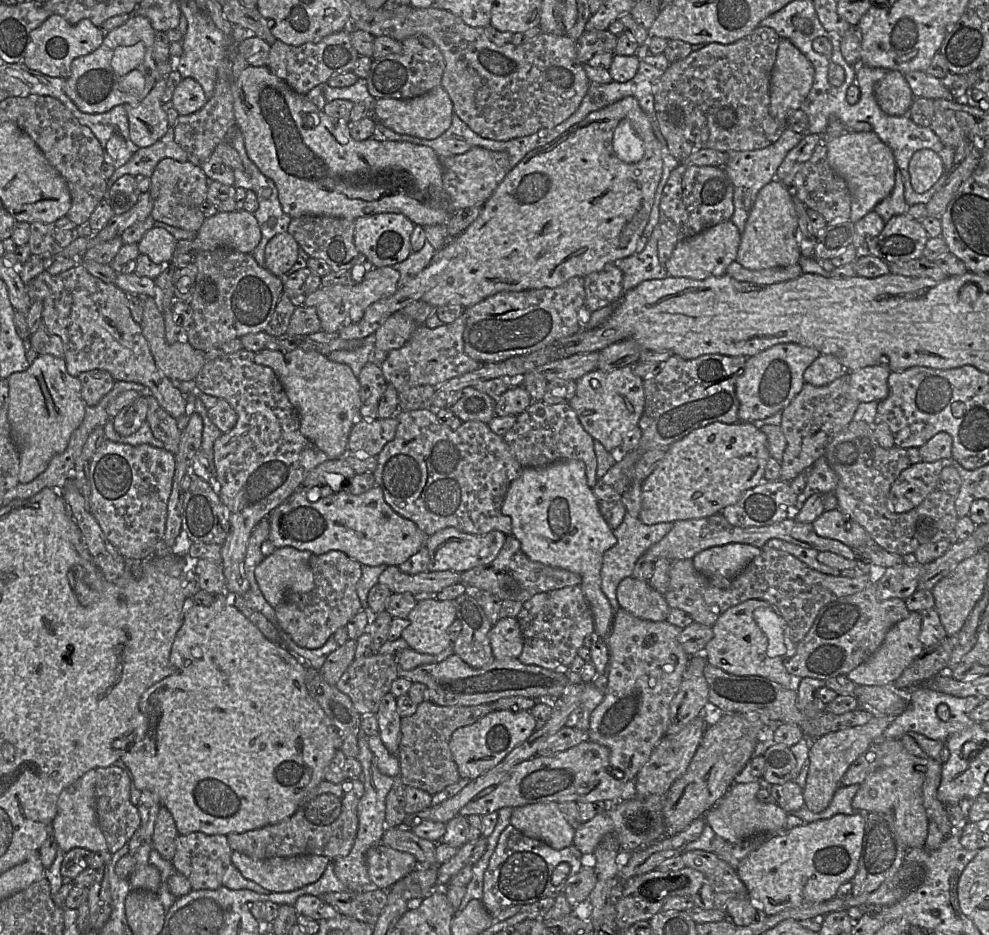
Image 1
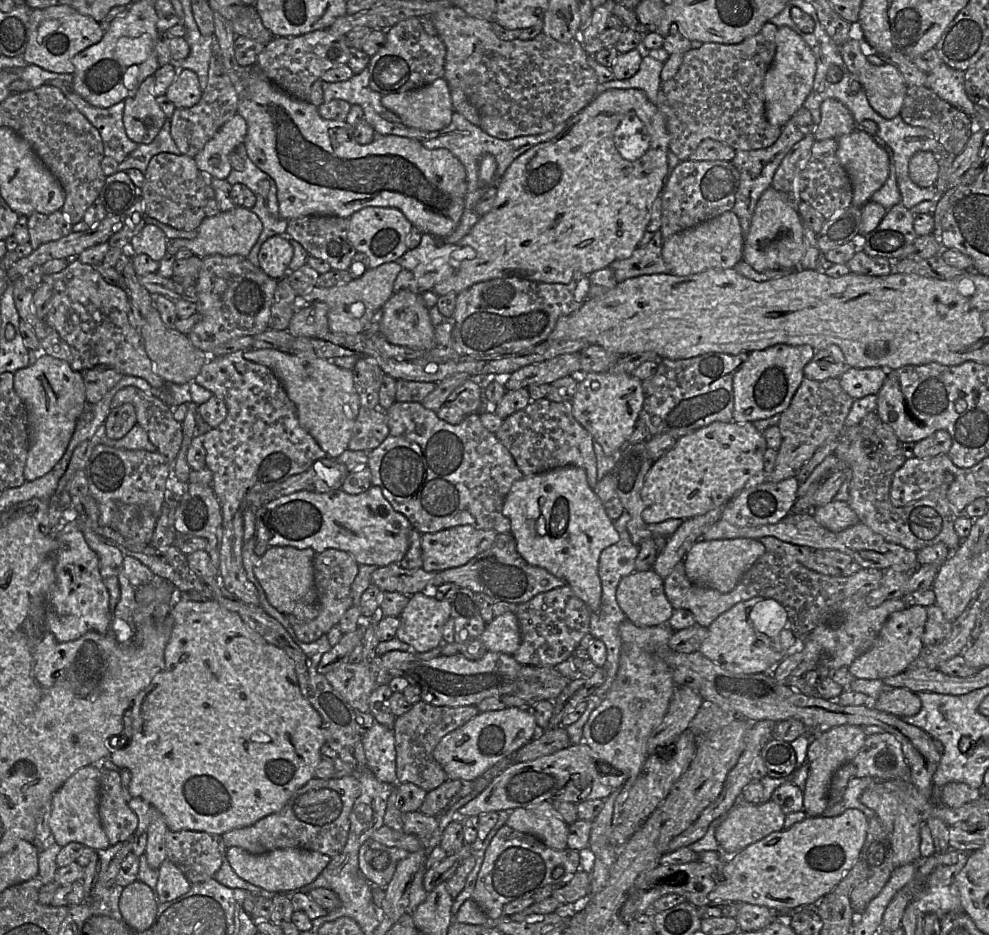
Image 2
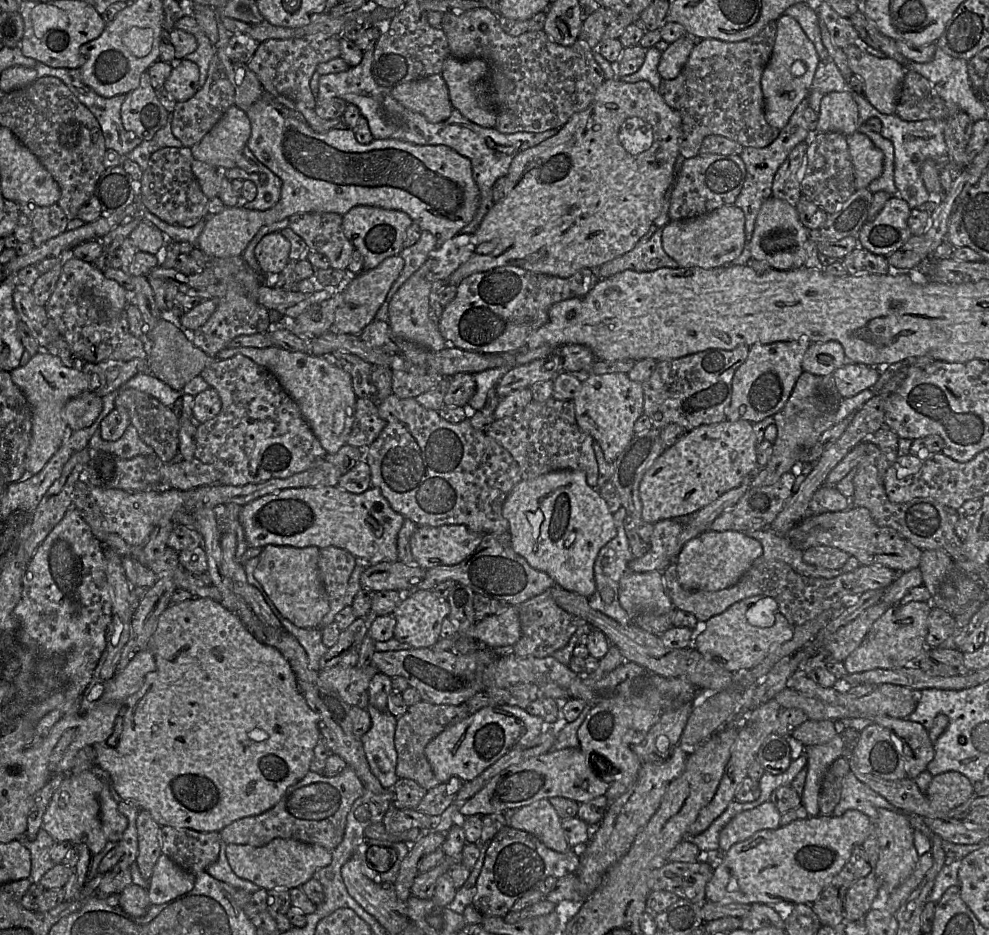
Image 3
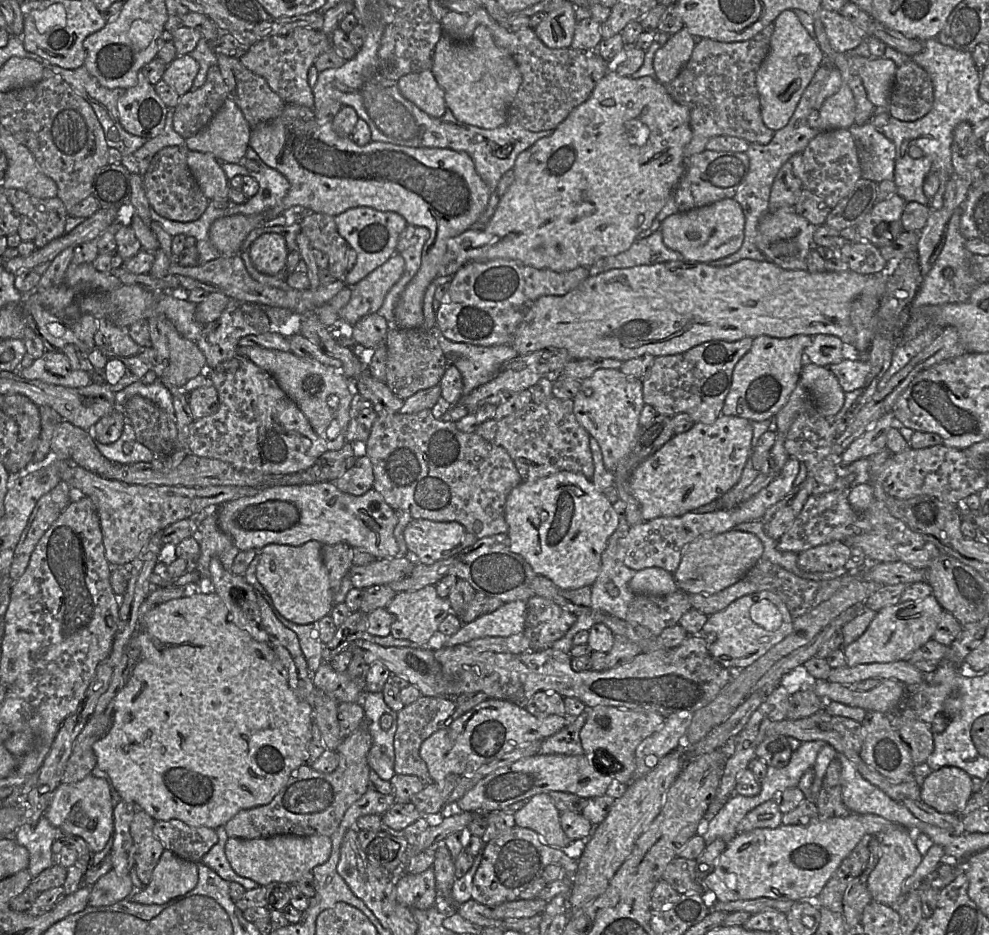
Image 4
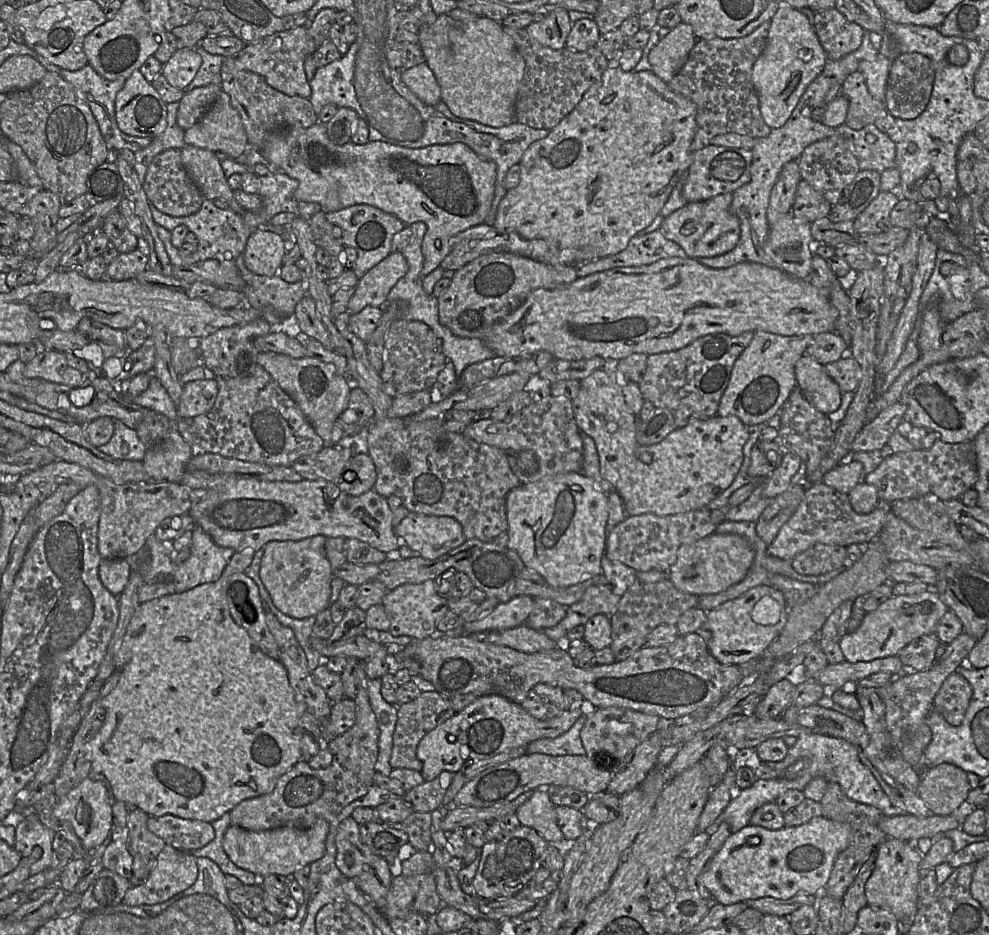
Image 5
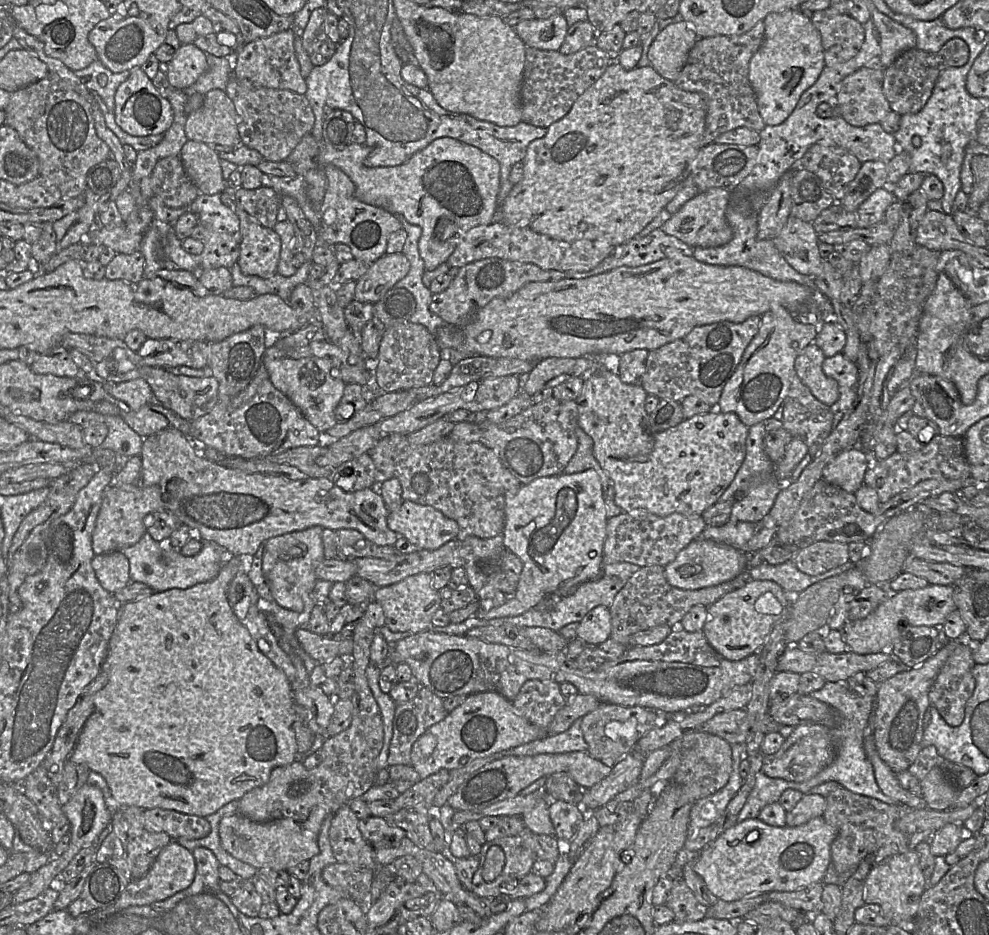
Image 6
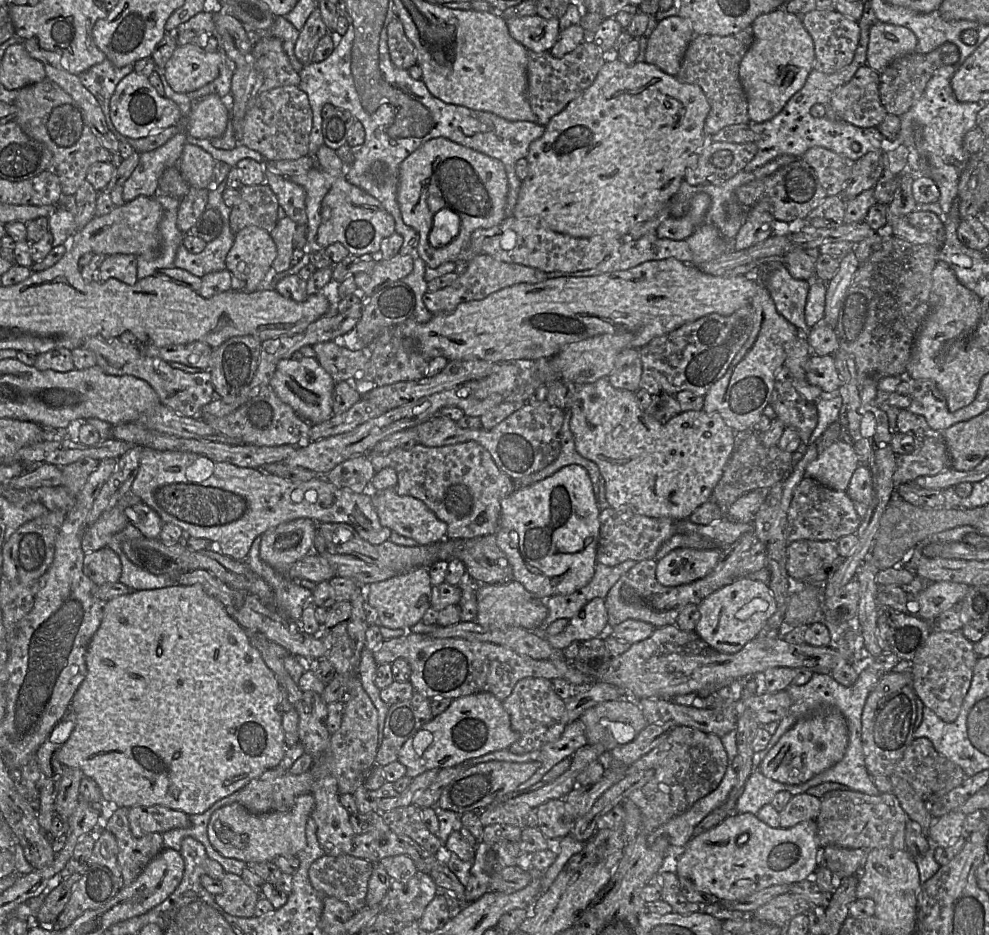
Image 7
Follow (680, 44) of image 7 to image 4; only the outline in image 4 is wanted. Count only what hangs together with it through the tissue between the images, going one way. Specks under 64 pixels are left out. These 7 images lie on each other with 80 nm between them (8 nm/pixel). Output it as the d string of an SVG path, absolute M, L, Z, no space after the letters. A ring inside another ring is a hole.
M684 26L670 35L655 53L653 67L656 79L663 85L675 79L691 57L695 41Z

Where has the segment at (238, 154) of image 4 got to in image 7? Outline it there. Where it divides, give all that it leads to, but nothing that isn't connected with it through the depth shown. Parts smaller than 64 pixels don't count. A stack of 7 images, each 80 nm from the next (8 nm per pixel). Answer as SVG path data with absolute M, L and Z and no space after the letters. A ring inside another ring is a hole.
M209 94L193 104L184 130L191 137L211 140L224 134L228 122L229 110L225 99Z

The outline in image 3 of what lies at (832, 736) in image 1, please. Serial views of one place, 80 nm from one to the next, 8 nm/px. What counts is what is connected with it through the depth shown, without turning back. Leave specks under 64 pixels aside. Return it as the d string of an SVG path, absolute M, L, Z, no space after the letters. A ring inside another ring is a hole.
M839 734L827 744L808 746L805 753L808 772L801 802L809 817L814 817L819 815L819 793L824 776L836 759L845 756L846 744Z

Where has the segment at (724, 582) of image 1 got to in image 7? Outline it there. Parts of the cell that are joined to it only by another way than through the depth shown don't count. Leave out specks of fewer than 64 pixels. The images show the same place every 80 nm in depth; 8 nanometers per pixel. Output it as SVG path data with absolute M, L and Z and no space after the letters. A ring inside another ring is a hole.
M680 548L657 561L656 578L663 586L680 586L705 577L719 562L723 550Z

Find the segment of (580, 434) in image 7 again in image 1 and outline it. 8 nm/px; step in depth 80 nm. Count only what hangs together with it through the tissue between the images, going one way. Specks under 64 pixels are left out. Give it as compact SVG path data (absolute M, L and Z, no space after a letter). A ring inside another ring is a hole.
M632 366L618 368L613 371L591 371L576 382L575 395L568 403L584 428L593 438L600 442L609 453L618 453L627 433L638 426L645 407L643 379L633 373ZM714 422L698 428L670 445L663 459L642 483L639 519L646 525L653 525L705 518L720 513L725 507L735 504L747 490L764 481L770 457L767 436L751 422Z

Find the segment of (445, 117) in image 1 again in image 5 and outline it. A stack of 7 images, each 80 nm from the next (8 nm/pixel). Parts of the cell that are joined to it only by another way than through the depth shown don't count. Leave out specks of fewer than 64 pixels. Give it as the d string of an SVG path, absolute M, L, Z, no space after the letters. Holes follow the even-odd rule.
M426 63L401 72L401 80L424 104L435 107L441 102L440 86Z

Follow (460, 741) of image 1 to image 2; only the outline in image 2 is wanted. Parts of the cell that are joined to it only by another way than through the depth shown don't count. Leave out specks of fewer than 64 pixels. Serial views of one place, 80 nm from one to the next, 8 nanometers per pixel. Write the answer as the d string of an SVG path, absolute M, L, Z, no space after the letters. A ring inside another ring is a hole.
M522 707L484 711L464 725L446 734L437 744L433 756L449 779L473 782L485 771L509 758L539 732L535 717Z

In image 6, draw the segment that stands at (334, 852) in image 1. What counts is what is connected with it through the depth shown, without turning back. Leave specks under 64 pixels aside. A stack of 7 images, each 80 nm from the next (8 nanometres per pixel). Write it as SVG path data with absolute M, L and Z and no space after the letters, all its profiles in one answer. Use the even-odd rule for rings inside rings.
M364 614L357 622L352 635L354 643L352 662L355 686L354 693L350 698L353 704L352 720L348 728L324 740L320 747L323 753L323 760L312 769L306 769L302 761L296 760L285 766L276 767L270 772L269 779L264 785L253 788L238 800L228 802L222 806L221 809L234 803L238 806L237 813L258 823L279 818L291 818L295 821L304 821L307 819L314 806L322 806L326 810L326 815L328 813L335 813L342 805L346 805L350 800L360 797L374 785L378 771L377 757L383 746L383 722L379 706L368 685L366 670L370 663L370 646L375 632L376 628L371 625L368 617Z

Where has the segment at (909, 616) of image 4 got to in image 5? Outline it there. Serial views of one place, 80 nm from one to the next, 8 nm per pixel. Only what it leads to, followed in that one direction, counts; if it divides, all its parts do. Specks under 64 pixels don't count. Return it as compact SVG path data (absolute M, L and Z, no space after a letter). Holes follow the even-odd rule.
M934 588L915 595L893 595L877 609L866 614L853 633L839 641L845 660L851 663L897 656L898 652L922 635L936 633L940 619L948 611Z

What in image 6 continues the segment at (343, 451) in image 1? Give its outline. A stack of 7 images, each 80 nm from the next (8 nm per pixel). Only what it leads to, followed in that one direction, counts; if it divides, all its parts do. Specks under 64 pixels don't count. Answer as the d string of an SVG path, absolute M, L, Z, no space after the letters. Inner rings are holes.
M314 356L301 359L277 358L265 363L265 367L274 387L288 397L321 434L335 426L338 422L336 409L346 383L331 376L332 365L328 361Z

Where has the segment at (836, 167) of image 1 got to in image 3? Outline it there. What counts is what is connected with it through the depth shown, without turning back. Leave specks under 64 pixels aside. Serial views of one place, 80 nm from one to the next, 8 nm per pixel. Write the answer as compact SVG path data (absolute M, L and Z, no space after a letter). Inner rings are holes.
M855 132L846 137L855 172L856 189L868 188L883 172L884 154L863 133Z

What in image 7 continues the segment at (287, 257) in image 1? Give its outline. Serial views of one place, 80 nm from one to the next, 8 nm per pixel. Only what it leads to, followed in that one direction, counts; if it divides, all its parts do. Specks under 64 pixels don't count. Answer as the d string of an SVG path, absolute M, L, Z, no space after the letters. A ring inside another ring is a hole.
M247 226L235 234L234 244L226 258L226 269L248 286L259 286L269 279L272 264L277 256L277 247L266 230L257 226Z

